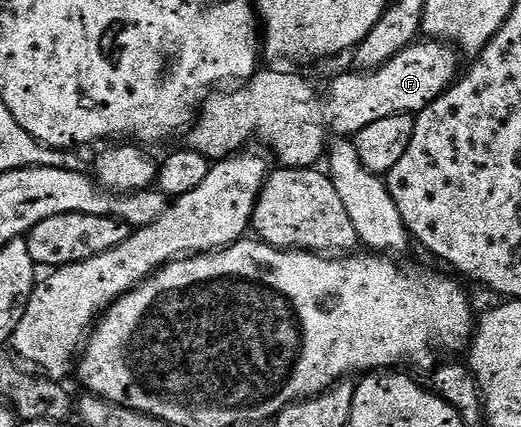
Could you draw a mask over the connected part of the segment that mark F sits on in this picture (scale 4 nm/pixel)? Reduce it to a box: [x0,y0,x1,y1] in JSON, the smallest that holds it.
[330,41,460,137]

